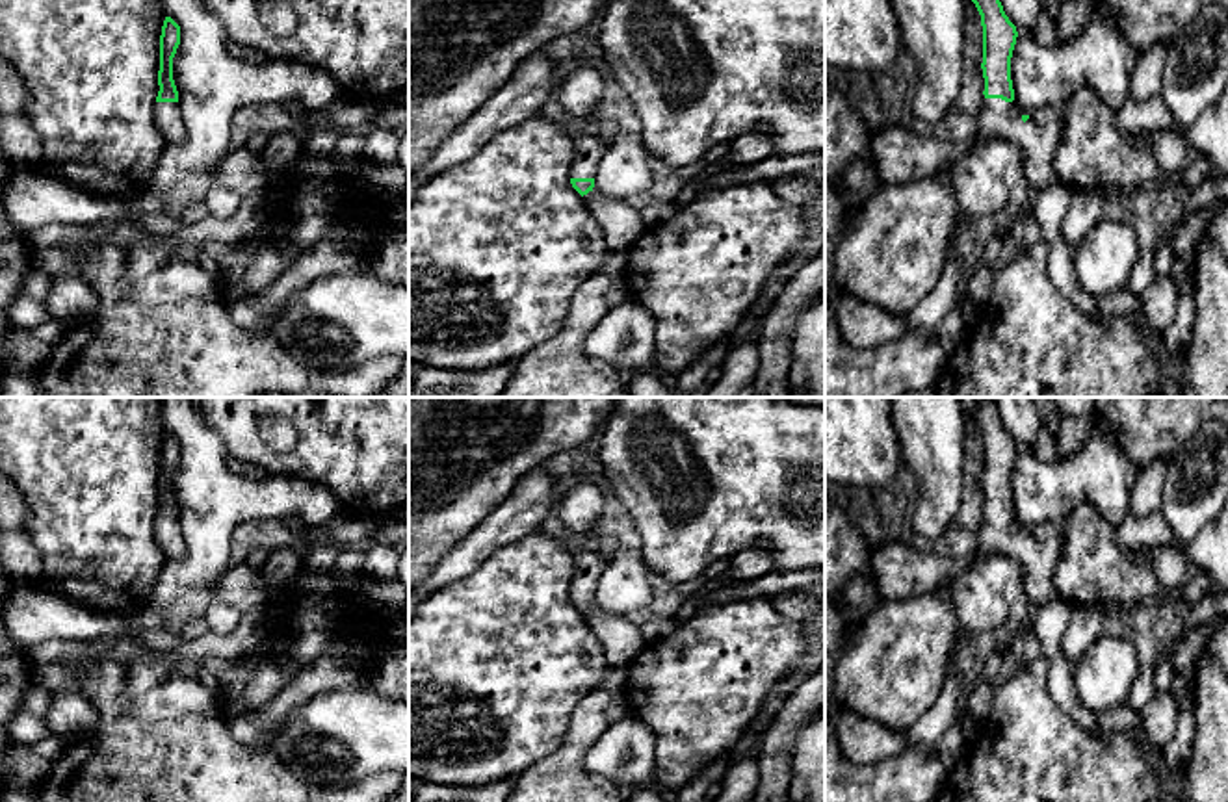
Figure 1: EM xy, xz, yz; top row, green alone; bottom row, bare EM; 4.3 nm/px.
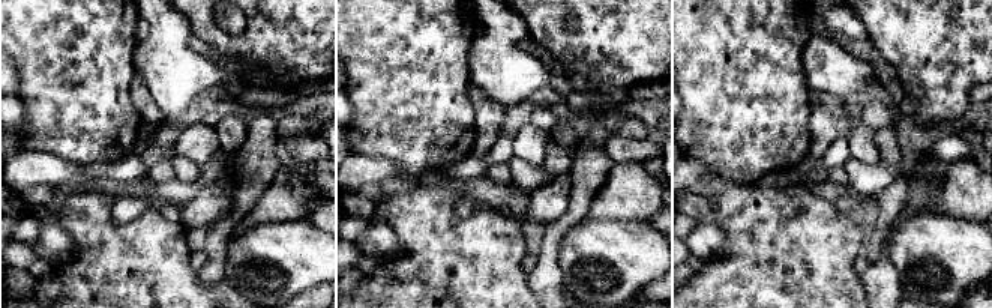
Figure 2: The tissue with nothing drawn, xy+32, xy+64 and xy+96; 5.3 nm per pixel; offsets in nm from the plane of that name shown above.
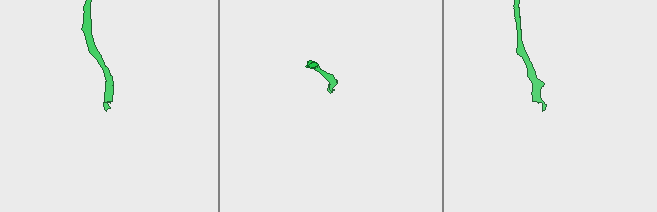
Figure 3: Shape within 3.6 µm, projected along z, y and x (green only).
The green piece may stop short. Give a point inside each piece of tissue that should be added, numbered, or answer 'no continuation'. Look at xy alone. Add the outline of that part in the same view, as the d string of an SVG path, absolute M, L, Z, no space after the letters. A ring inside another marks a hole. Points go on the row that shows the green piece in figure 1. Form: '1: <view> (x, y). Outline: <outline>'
1: xy (168, 116). Outline: M156 102L154 119L167 145L182 145L186 141L186 124L178 102Z

